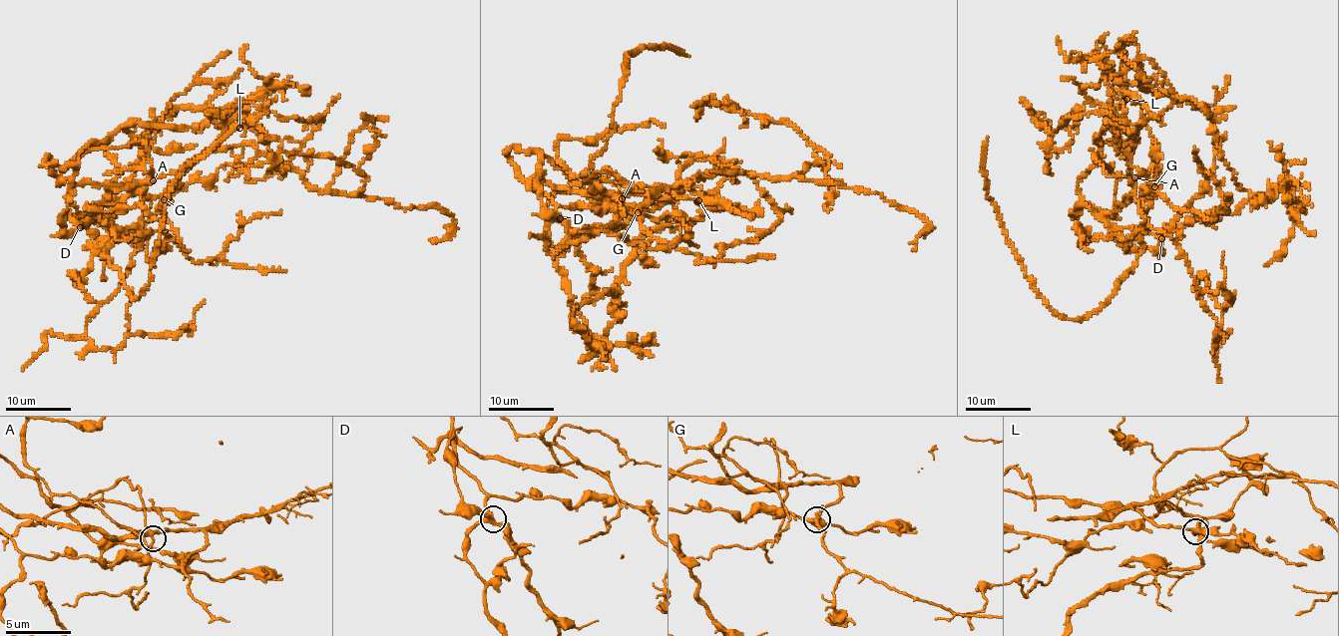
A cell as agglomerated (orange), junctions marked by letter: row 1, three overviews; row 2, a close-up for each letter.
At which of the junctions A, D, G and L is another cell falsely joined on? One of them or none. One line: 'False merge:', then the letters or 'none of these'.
False merge: none of these

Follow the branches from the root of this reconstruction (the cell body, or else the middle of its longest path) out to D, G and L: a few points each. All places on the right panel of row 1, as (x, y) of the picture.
D: (1129, 175), (1131, 164), (1141, 169), (1153, 185), (1144, 191), (1150, 197), (1144, 217), (1148, 232), (1161, 238)
G: (1129, 175), (1131, 164), (1141, 169), (1153, 186)
L: (1129, 175), (1130, 158), (1118, 138), (1115, 116), (1110, 107), (1115, 83), (1120, 83), (1126, 99)

